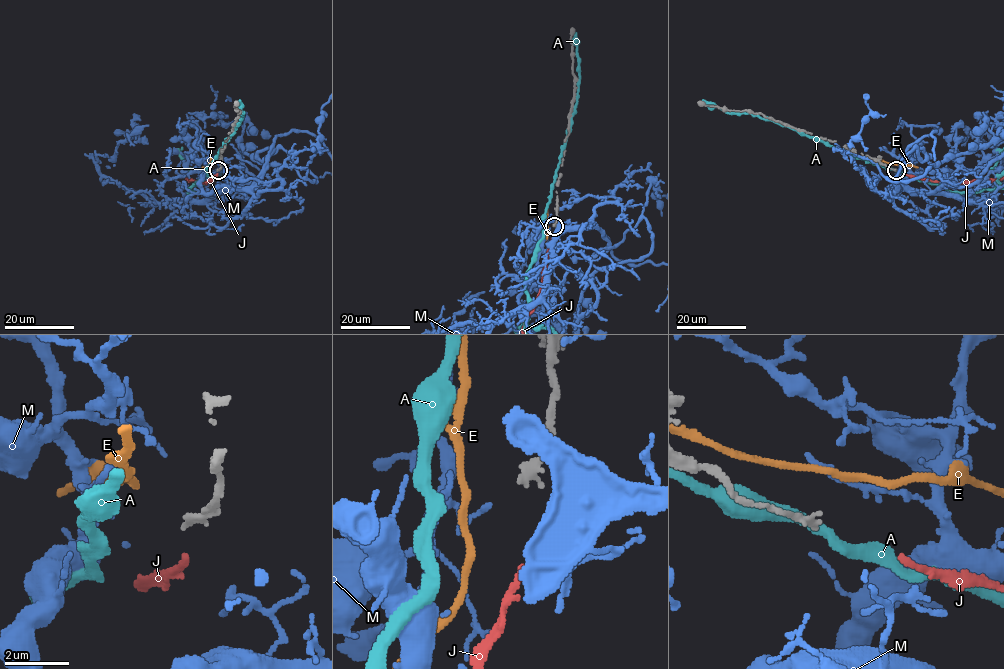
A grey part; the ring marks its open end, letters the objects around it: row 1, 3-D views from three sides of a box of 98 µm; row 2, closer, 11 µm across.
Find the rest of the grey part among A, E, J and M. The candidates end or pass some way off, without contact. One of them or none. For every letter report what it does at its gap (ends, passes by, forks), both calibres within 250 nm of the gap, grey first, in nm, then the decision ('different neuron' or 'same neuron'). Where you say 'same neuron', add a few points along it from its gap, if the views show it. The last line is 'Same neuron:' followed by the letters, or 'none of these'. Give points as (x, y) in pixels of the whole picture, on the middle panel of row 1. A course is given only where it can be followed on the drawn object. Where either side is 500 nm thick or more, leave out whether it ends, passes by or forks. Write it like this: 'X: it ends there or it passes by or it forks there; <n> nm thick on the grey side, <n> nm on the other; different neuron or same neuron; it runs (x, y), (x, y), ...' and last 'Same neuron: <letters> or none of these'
A: it passes by; 260 nm thick on the grey side, 340 nm on the other; different neuron
E: it passes by; 260 nm thick on the grey side, 200 nm on the other; different neuron
J: it ends there; 260 nm thick on the grey side, 190 nm on the other; same neuron
M: it passes by; 260 nm thick on the grey side, 110 nm on the other; different neuron
Same neuron: J

